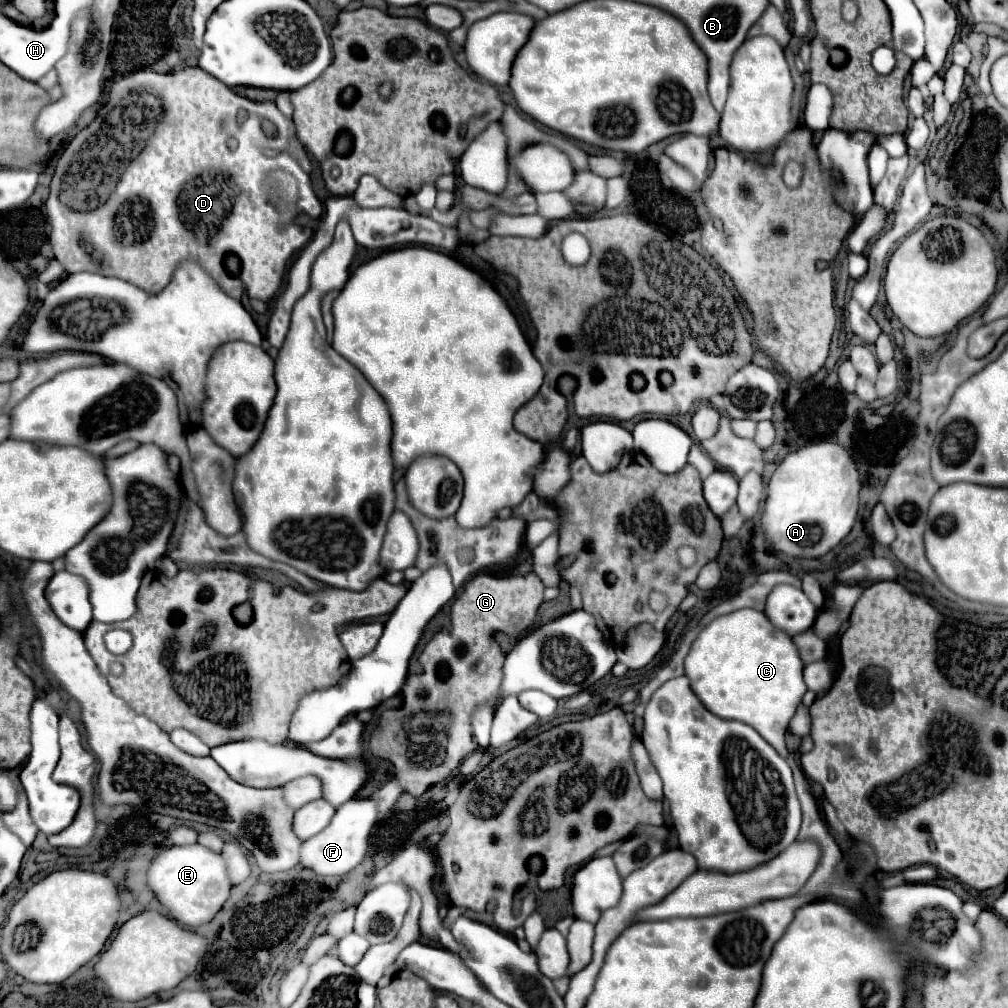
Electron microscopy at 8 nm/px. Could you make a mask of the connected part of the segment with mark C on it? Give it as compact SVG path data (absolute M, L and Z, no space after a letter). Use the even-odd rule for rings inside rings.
M751 608L735 610L731 614L715 618L699 632L689 654L685 656L685 676L691 680L691 690L703 702L703 706L707 706L707 710L715 712L719 718L739 720L755 728L777 750L781 758L789 756L783 738L787 732L787 722L791 720L797 704L807 692L801 670L803 670L803 662L791 638L785 632L773 628L773 624L767 620L763 612Z

